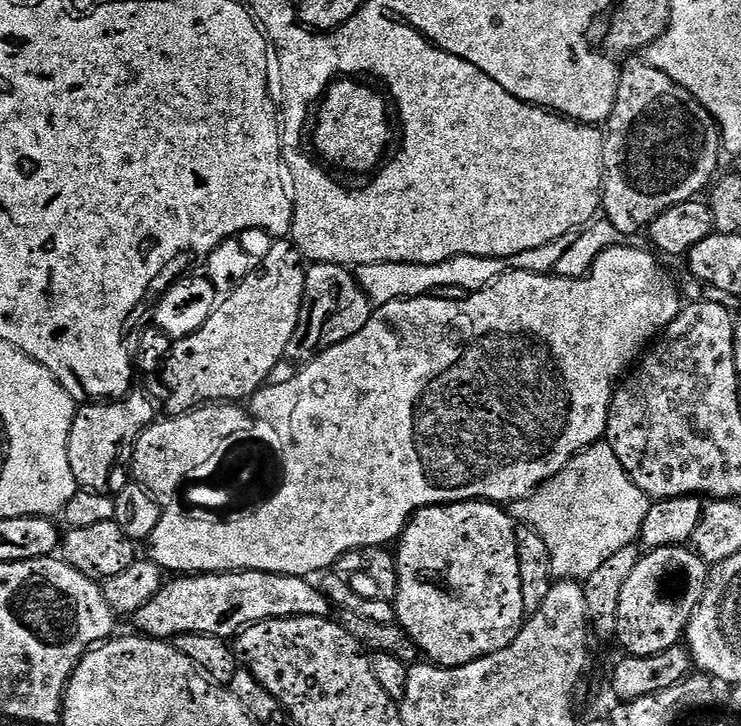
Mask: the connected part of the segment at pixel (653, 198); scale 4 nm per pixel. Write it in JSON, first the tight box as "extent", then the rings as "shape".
{"extent":[602,58,722,237],"shape":[[[642,58],[625,59],[619,65],[619,70],[620,77],[618,78],[618,86],[616,87],[616,101],[614,102],[612,117],[608,119],[606,125],[606,135],[604,138],[602,212],[616,230],[620,230],[622,234],[631,237],[643,233],[647,229],[648,224],[654,222],[654,218],[658,218],[658,214],[662,214],[662,210],[670,210],[670,206],[678,206],[678,202],[697,199],[713,183],[714,177],[717,175],[716,167],[720,164],[720,156],[722,157],[722,145],[720,142],[720,128],[716,125],[715,118],[686,89],[678,86],[678,82],[674,82],[666,74],[662,74],[662,70],[650,66]]]}

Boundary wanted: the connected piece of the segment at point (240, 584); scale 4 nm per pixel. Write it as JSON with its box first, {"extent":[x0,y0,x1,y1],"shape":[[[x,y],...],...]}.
{"extent":[135,572,334,641],"shape":[[[202,572],[180,574],[161,583],[158,594],[136,611],[135,631],[153,640],[175,641],[182,634],[235,637],[263,620],[291,616],[331,617],[334,605],[311,579],[273,572]]]}

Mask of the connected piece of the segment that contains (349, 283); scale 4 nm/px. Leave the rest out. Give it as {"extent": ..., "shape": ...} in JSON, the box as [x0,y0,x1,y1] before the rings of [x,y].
{"extent":[267,264,373,386],"shape":[[[312,264],[304,273],[304,297],[302,298],[302,310],[298,318],[298,326],[294,330],[294,338],[290,338],[290,346],[286,346],[284,359],[278,362],[278,366],[274,366],[274,370],[270,370],[267,384],[282,386],[282,382],[290,382],[290,378],[294,378],[297,374],[297,366],[307,364],[308,361],[326,351],[330,346],[338,346],[338,342],[346,342],[346,338],[358,334],[358,330],[362,330],[362,326],[366,326],[366,322],[372,317],[373,311],[372,301],[360,289],[355,275],[345,265]]]}

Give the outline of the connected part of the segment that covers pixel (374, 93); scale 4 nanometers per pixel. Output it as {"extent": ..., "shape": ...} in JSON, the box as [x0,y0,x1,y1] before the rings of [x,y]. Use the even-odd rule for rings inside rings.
{"extent":[312,78,394,174],"shape":[[[337,78],[328,85],[318,104],[320,113],[317,116],[315,113],[314,116],[316,129],[312,132],[312,140],[316,143],[317,153],[315,152],[315,155],[325,165],[331,166],[333,169],[341,168],[344,172],[368,172],[367,174],[372,174],[381,167],[382,161],[389,155],[388,147],[391,144],[393,147],[392,128],[394,132],[394,116],[390,111],[389,97],[379,87],[376,87],[377,89],[371,88],[370,85],[363,84],[363,82],[368,83],[360,78]]]}

